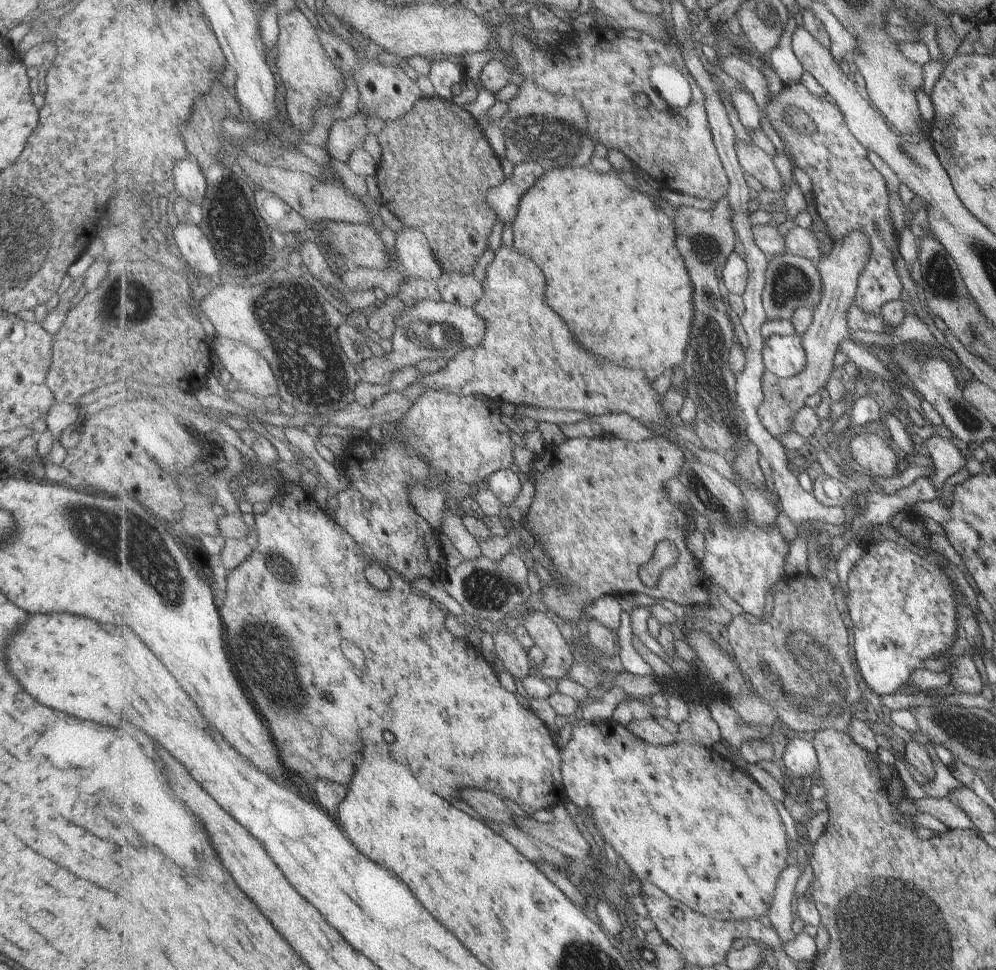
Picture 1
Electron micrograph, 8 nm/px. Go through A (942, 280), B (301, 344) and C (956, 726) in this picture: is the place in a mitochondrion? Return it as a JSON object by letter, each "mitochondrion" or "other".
{"A":"mitochondrion","B":"mitochondrion","C":"mitochondrion"}

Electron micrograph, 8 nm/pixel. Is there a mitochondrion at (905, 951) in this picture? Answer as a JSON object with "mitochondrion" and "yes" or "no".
{"mitochondrion":"yes"}

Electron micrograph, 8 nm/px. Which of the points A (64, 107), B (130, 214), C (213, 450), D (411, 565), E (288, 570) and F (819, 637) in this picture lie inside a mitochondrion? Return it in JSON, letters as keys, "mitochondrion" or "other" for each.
{"A":"mitochondrion","B":"other","C":"other","D":"other","E":"mitochondrion","F":"mitochondrion"}

